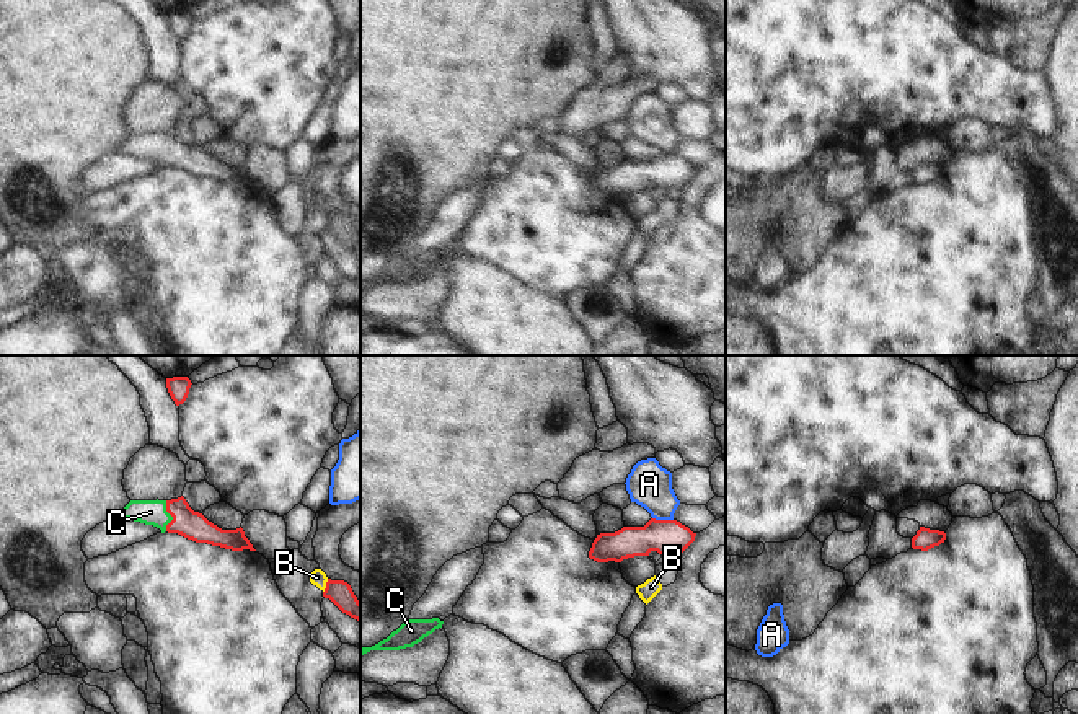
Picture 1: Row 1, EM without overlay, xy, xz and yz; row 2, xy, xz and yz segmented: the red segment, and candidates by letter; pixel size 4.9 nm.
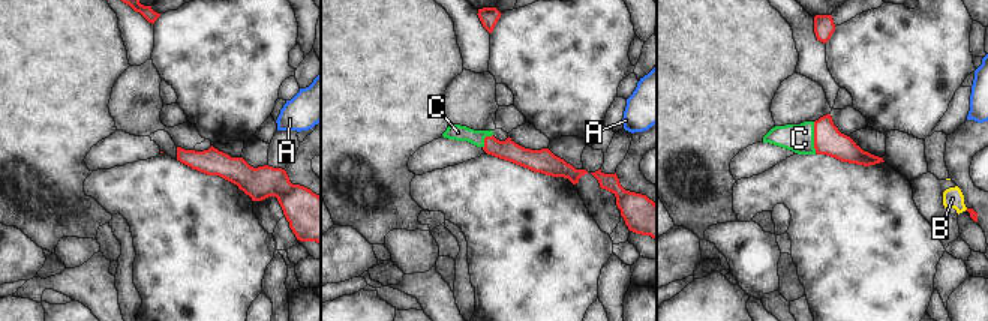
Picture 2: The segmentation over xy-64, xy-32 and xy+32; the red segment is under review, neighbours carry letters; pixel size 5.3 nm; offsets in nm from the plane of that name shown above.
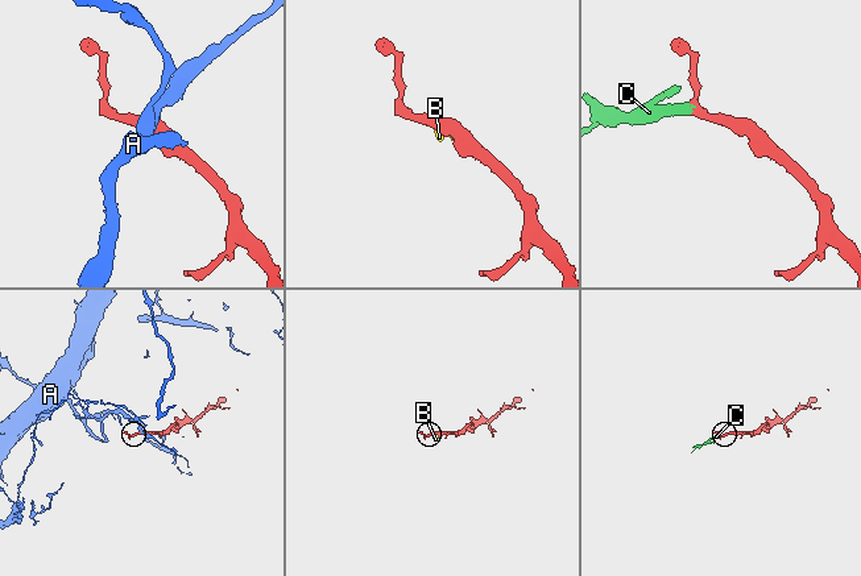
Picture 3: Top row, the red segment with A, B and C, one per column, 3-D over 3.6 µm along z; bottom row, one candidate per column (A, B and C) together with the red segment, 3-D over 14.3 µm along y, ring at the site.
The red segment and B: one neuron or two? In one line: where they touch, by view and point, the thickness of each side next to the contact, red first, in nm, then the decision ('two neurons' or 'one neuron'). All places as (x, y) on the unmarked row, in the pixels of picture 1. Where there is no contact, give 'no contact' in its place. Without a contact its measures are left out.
contact xy (326, 220); calibres 120 and 80 nm; two neurons

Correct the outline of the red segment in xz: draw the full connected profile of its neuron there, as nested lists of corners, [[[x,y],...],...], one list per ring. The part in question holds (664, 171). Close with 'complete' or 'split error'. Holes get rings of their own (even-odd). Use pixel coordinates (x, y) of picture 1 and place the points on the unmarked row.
[[[651,153],[644,161],[623,161],[615,168],[600,168],[592,178],[589,192],[597,197],[621,197],[634,191],[649,191],[657,186],[683,187],[693,176],[696,168],[677,155]]]; complete

